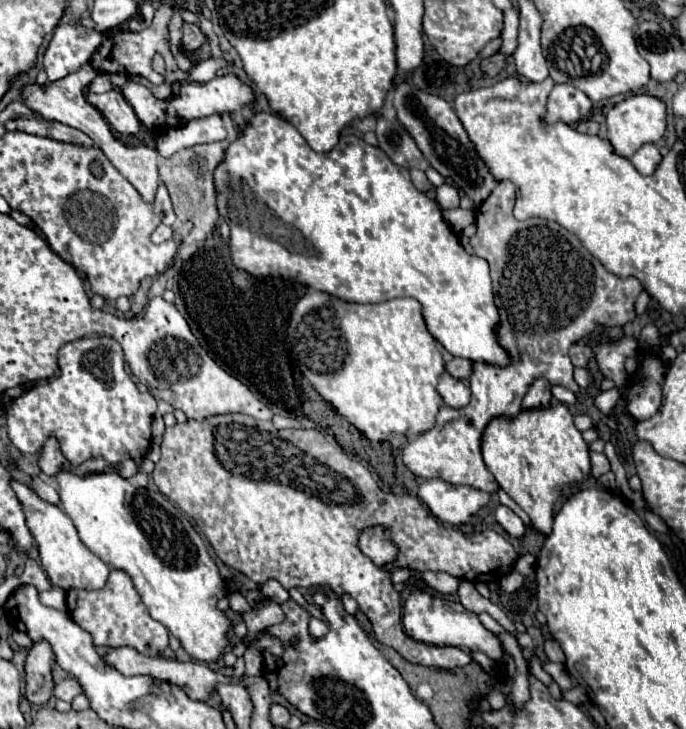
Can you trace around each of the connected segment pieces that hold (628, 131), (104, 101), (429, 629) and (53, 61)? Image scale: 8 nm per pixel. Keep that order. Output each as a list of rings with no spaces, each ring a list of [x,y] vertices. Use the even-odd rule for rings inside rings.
[[[632,95],[606,113],[608,141],[622,157],[632,157],[644,143],[656,143],[666,131],[666,103],[654,95]]]
[[[112,89],[102,95],[89,92],[87,100],[104,115],[104,119],[110,123],[112,129],[123,135],[136,135],[141,127],[141,123],[136,118],[136,113],[132,105],[124,99],[122,93],[117,89]]]
[[[416,589],[410,593],[410,597],[404,603],[404,629],[406,633],[422,643],[430,645],[456,645],[456,647],[468,647],[470,651],[482,651],[494,661],[498,661],[504,653],[500,641],[484,629],[484,625],[478,621],[476,613],[468,611],[460,601],[452,601],[446,597],[440,597],[434,591],[428,589]]]
[[[60,23],[44,51],[42,63],[48,73],[48,81],[56,81],[74,73],[80,65],[88,63],[90,57],[102,45],[104,35],[78,25]]]

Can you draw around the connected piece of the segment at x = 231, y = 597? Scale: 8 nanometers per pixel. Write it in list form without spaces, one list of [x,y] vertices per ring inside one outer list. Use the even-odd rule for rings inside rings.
[[[228,593],[228,603],[230,603],[230,609],[234,609],[234,611],[240,611],[240,613],[244,613],[244,611],[248,611],[248,601],[244,599],[244,595],[240,595],[240,593]]]

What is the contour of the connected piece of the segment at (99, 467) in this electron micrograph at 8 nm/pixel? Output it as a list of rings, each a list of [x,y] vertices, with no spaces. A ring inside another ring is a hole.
[[[92,457],[90,461],[84,461],[82,465],[74,467],[74,473],[84,475],[84,473],[90,473],[90,471],[106,471],[106,469],[110,469],[110,463],[108,463],[106,459],[102,459],[102,457]]]

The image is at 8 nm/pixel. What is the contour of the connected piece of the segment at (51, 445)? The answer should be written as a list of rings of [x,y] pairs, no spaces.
[[[48,437],[42,447],[40,469],[46,475],[56,475],[60,467],[66,467],[66,457],[62,457],[62,451],[58,449],[58,441],[54,441],[54,437]]]

